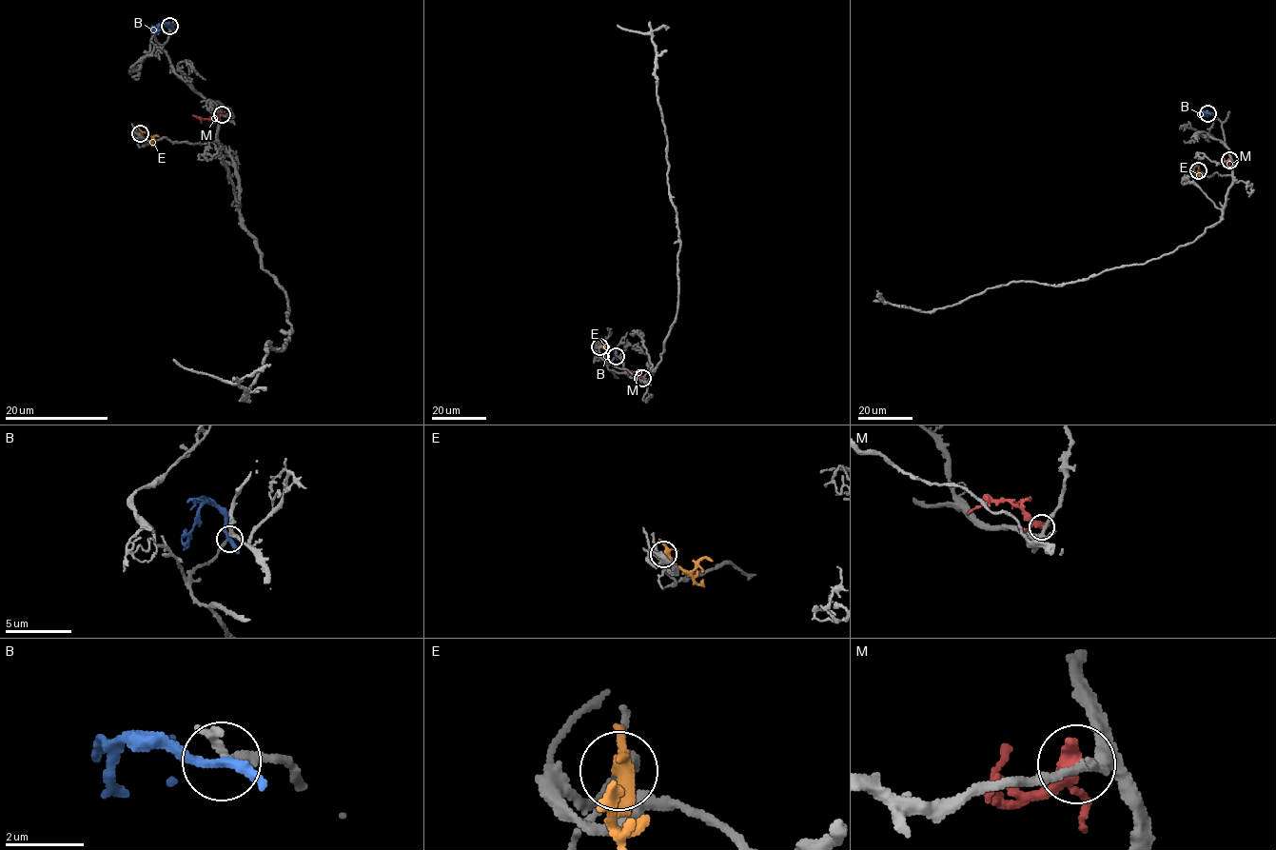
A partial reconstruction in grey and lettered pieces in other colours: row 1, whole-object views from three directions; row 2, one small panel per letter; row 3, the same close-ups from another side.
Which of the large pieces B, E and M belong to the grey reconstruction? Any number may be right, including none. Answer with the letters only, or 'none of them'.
E

